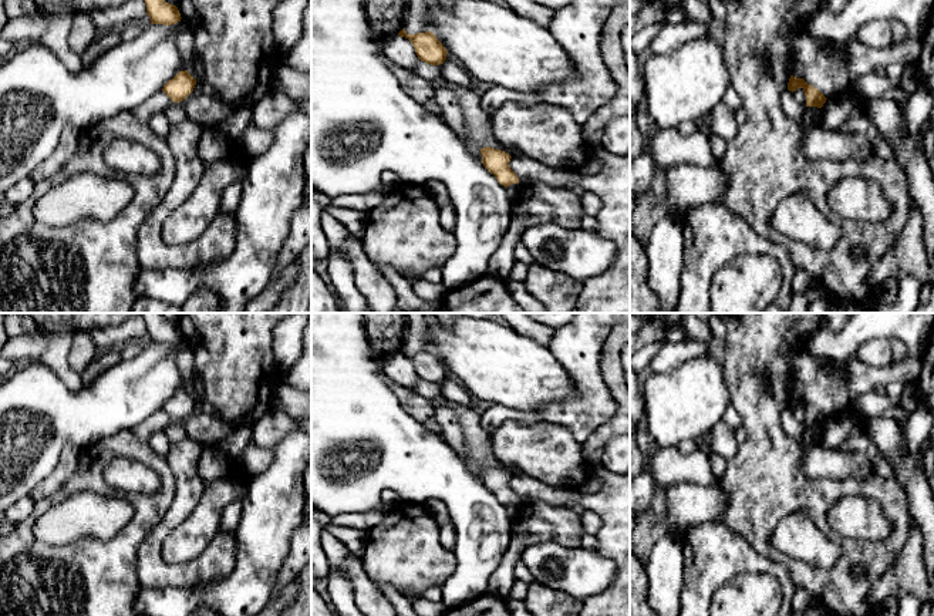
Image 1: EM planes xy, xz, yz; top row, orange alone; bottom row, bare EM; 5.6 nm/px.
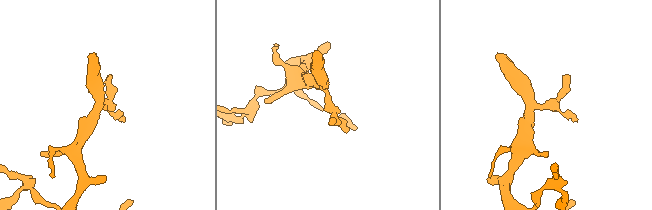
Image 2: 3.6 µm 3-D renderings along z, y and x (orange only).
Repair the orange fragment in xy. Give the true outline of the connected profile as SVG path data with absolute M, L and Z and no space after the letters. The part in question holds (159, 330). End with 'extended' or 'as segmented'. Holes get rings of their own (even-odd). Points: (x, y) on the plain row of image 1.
M142 313L146 324L146 333L151 337L151 343L171 344L181 340L181 331L176 324L163 319L162 313Z; as segmented

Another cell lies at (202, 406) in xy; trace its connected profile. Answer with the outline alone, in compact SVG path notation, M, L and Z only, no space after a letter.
M203 398L196 400L193 410L183 420L189 420L190 417L195 417L198 414L209 414L216 417L215 407Z

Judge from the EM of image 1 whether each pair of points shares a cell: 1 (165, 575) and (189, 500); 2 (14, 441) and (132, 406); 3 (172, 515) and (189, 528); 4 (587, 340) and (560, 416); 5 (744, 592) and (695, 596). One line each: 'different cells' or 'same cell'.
1: same cell
2: same cell
3: different cells
4: same cell
5: different cells

